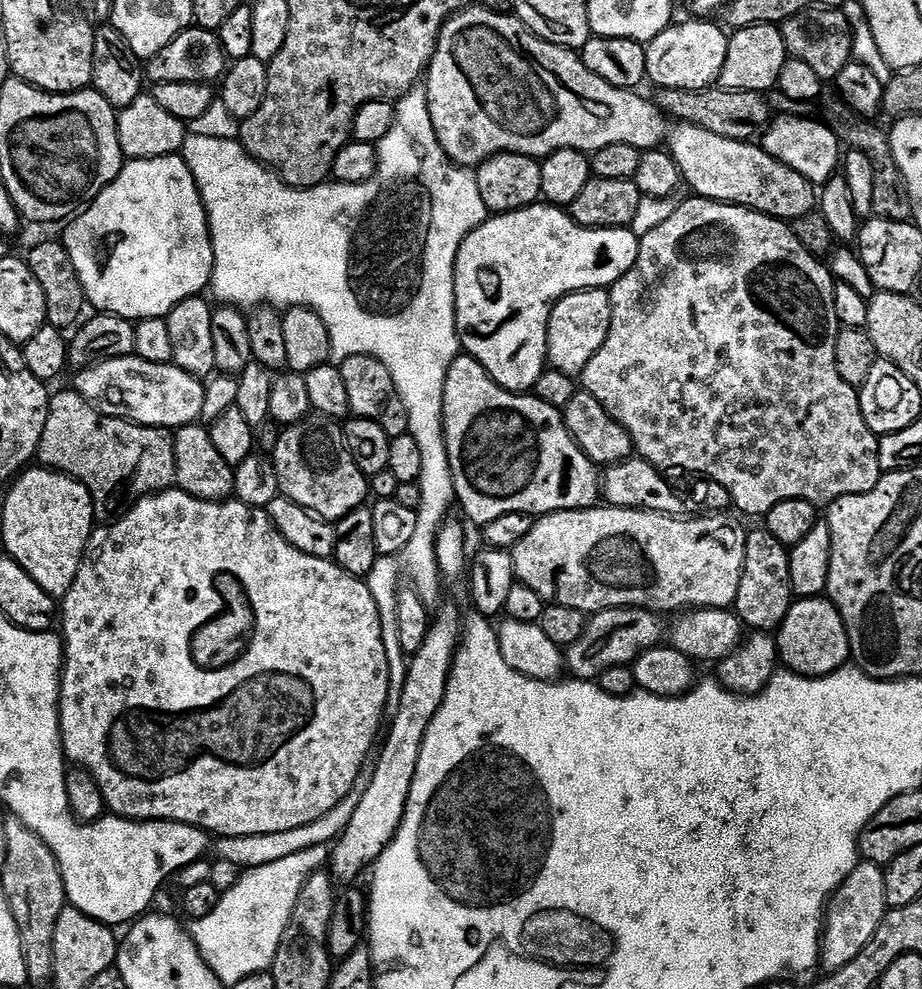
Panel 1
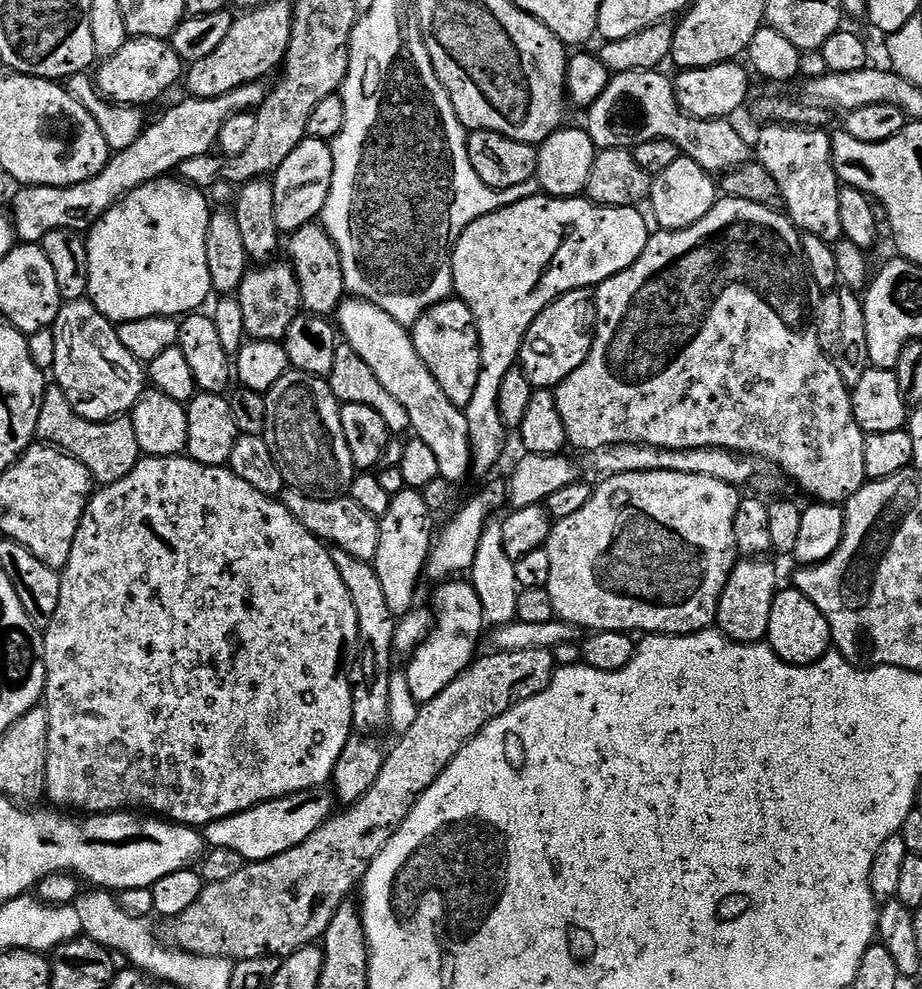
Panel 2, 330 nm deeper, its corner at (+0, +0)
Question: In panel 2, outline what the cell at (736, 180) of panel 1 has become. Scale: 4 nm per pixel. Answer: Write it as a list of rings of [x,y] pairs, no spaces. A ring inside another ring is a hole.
[[[634,70],[618,72],[609,79],[606,90],[587,109],[586,131],[597,149],[637,148],[642,142],[665,140],[674,142],[683,155],[688,156],[709,174],[723,174],[739,168],[750,156],[750,144],[740,137],[738,129],[727,119],[703,120],[681,112],[676,100],[676,85],[663,76],[663,71]]]

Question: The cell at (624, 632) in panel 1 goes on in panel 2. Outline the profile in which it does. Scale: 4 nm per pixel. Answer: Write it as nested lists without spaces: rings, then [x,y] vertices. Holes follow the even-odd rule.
[[[534,648],[524,650],[514,650],[513,652],[501,652],[492,650],[489,656],[481,655],[473,660],[471,666],[462,674],[458,674],[458,678],[454,678],[454,682],[450,682],[450,686],[446,686],[446,690],[442,690],[442,694],[438,694],[438,698],[434,698],[430,702],[419,705],[417,717],[411,723],[410,730],[399,736],[395,741],[397,743],[391,749],[387,749],[384,765],[378,774],[378,778],[374,782],[374,786],[370,786],[370,790],[366,790],[366,794],[356,804],[349,804],[343,809],[344,813],[333,815],[318,830],[314,830],[314,834],[310,834],[310,838],[306,838],[306,842],[298,842],[298,846],[294,846],[290,850],[286,850],[282,854],[278,854],[269,860],[258,860],[255,862],[245,863],[242,870],[238,870],[238,874],[234,874],[234,878],[226,878],[226,882],[208,882],[205,883],[202,894],[198,894],[198,902],[194,902],[194,906],[190,906],[190,910],[186,910],[181,916],[175,917],[176,924],[176,940],[185,952],[194,952],[201,956],[222,956],[225,960],[239,962],[241,960],[253,960],[254,958],[262,958],[263,956],[274,956],[283,958],[289,956],[290,953],[296,951],[297,948],[305,948],[308,944],[316,944],[321,939],[326,930],[326,926],[330,926],[330,918],[334,916],[340,904],[345,903],[349,899],[348,894],[352,890],[352,886],[363,881],[364,876],[368,872],[369,866],[374,862],[374,858],[386,846],[386,842],[396,833],[403,820],[408,817],[410,810],[414,807],[420,795],[428,789],[432,783],[436,781],[446,770],[446,766],[450,766],[453,758],[464,749],[472,741],[478,733],[491,720],[496,720],[502,714],[506,714],[516,704],[526,702],[530,698],[534,698],[538,694],[542,694],[542,690],[546,690],[550,686],[553,676],[556,674],[558,661],[555,660],[553,653],[547,648]]]

